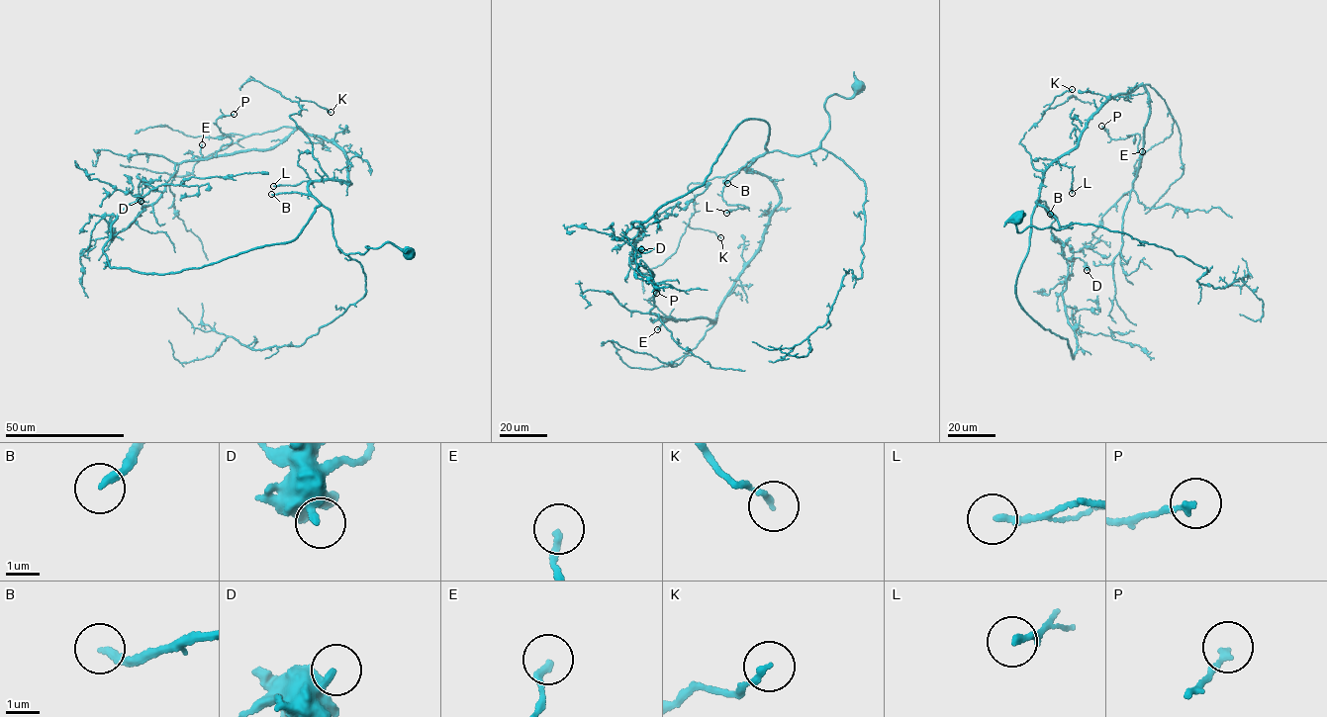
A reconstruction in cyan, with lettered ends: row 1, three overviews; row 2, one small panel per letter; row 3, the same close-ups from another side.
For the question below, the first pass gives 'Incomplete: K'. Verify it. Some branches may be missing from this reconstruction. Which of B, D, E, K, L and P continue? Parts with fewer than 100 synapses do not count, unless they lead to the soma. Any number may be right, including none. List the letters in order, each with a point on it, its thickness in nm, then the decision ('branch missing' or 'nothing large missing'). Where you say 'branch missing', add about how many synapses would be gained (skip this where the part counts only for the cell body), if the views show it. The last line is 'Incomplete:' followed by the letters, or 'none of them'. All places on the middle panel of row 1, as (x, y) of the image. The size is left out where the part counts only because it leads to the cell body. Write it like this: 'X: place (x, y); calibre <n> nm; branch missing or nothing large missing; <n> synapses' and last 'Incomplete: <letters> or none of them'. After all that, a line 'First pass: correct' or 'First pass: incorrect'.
B: place (727, 183); calibre 240 nm; branch missing; 110 synapses
D: place (641, 249); calibre 280 nm; nothing large missing
E: place (657, 329); calibre 200 nm; nothing large missing
K: place (720, 237); calibre 150 nm; nothing large missing
L: place (726, 213); calibre 180 nm; nothing large missing
P: place (656, 293); calibre 190 nm; nothing large missing
Incomplete: B
First pass: incorrect

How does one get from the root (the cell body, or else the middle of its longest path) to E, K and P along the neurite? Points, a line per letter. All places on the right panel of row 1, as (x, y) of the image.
E: (1017, 217), (1018, 232), (1060, 229), (1037, 204), (1045, 170), (1100, 105), (1140, 85), (1137, 173), (1142, 151)
K: (1017, 217), (1018, 232), (1060, 229), (1037, 204), (1043, 171), (1019, 143), (1072, 89)
P: (1017, 217), (1060, 229), (1037, 204), (1045, 170), (1145, 86), (1142, 155), (1139, 134), (1101, 126)

